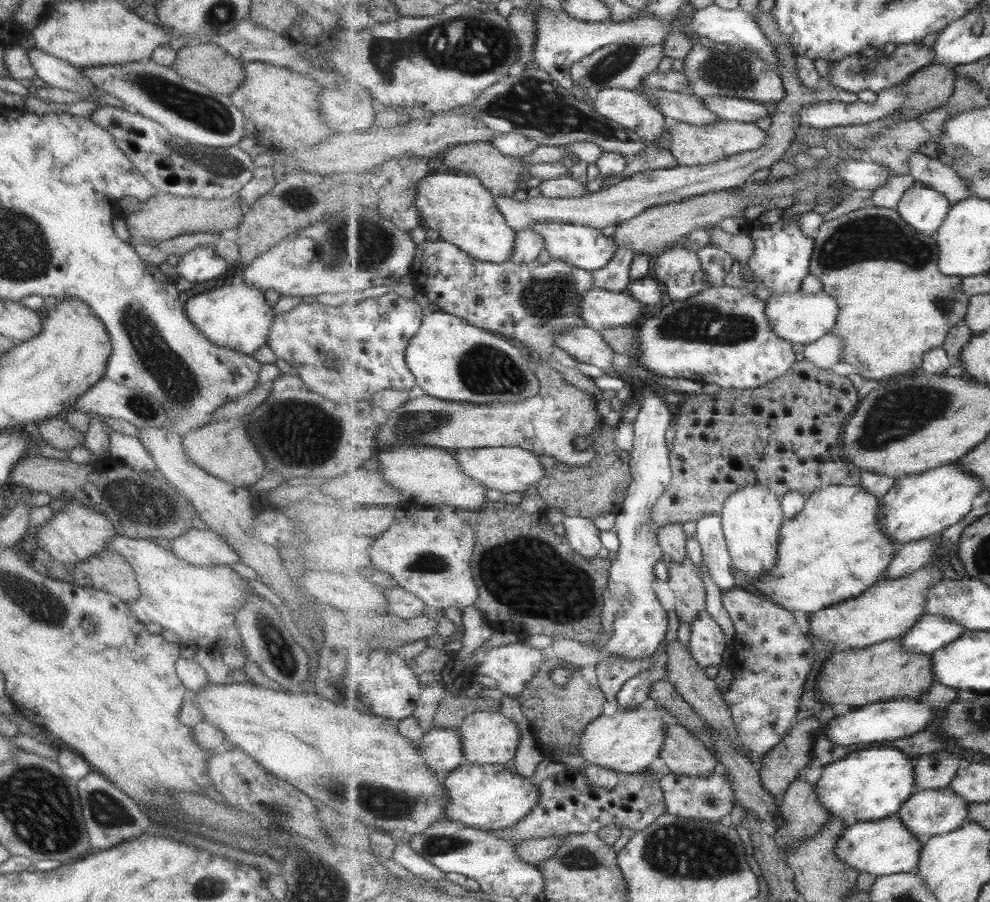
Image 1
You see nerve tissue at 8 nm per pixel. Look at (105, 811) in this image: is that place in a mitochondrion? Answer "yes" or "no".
yes

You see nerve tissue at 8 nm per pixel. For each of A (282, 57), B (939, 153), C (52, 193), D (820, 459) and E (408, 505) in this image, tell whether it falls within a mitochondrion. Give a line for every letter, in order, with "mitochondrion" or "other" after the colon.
A: other
B: other
C: other
D: other
E: other

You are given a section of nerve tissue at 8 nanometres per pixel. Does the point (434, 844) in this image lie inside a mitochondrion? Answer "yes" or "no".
yes

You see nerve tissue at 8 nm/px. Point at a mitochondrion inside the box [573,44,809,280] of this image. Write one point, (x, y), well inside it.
(728, 71)

